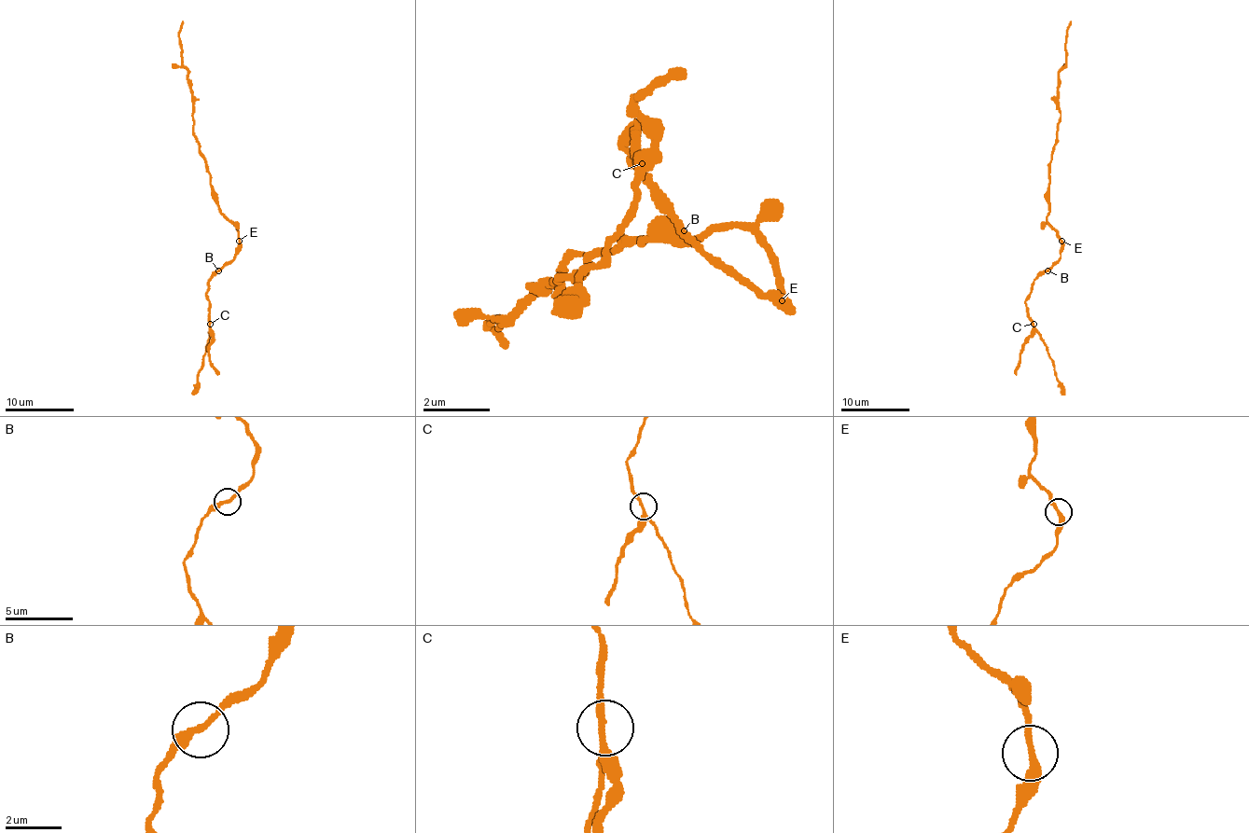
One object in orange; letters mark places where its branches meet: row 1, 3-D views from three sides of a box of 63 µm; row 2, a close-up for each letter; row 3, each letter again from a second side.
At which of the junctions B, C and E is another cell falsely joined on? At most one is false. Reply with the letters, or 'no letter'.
no letter

